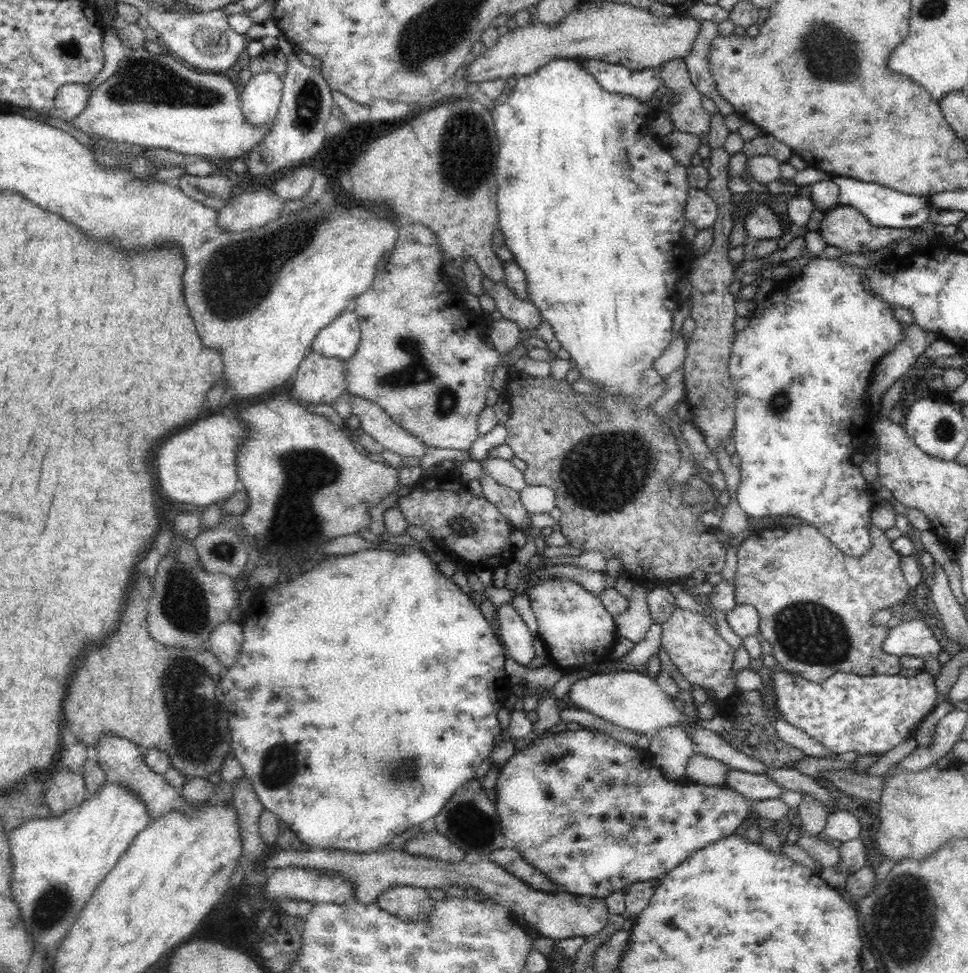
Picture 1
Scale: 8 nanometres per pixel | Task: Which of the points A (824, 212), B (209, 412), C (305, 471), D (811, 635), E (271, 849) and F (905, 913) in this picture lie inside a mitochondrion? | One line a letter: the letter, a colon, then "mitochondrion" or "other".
A: other
B: other
C: mitochondrion
D: mitochondrion
E: other
F: mitochondrion

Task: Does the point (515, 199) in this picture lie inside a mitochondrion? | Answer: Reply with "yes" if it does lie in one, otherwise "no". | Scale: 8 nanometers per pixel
no

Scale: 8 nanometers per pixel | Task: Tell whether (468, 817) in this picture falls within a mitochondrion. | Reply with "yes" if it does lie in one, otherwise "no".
yes

